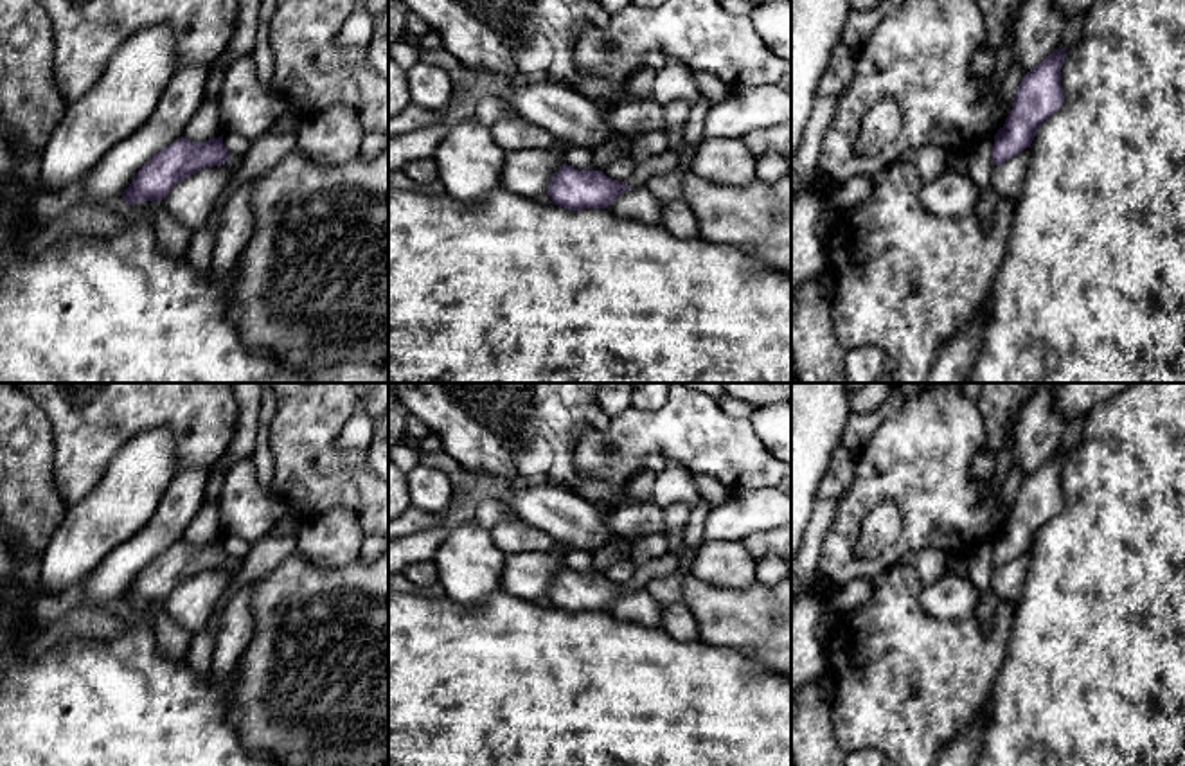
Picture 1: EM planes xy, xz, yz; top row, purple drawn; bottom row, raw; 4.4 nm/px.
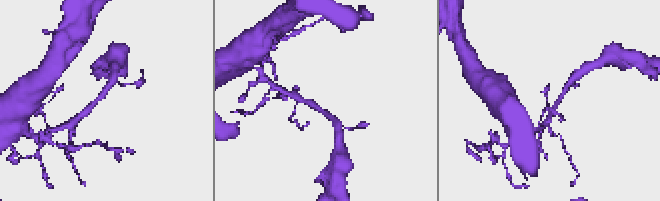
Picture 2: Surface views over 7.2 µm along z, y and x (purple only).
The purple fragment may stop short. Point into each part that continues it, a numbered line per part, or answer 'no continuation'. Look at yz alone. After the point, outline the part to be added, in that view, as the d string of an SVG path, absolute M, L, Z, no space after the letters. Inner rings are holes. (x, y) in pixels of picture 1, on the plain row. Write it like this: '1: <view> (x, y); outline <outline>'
no continuation

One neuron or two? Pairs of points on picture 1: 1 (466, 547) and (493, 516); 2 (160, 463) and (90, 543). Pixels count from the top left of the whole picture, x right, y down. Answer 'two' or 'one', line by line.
1: two
2: one

